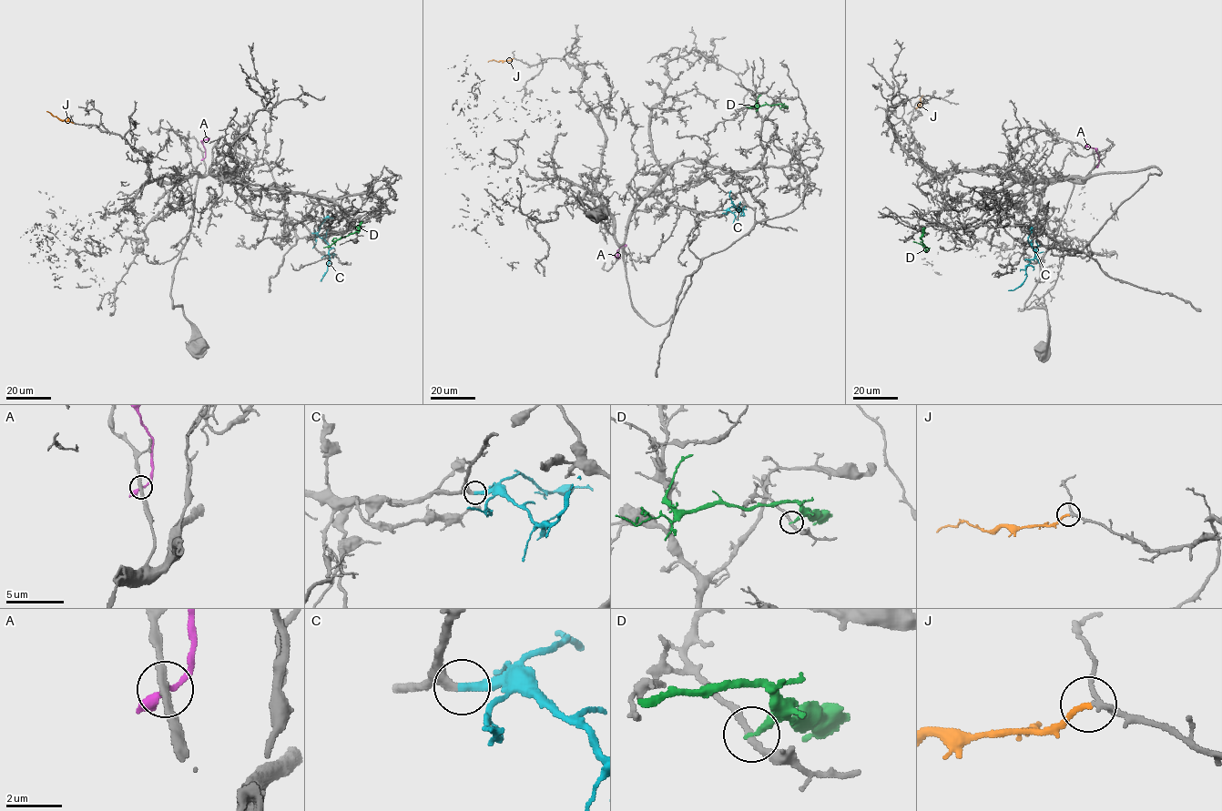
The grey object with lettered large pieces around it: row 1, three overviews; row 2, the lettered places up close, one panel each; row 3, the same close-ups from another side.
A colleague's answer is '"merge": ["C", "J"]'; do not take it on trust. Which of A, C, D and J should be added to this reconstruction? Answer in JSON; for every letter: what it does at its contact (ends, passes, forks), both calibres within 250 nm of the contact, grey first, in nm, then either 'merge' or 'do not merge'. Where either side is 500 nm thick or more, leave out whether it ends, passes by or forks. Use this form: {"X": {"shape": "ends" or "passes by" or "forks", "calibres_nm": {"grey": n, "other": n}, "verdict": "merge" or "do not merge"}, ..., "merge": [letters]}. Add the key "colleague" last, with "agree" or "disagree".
{"A": {"shape": "ends", "calibres_nm": {"grey": 280, "other": 400}, "verdict": "do not merge"}, "C": {"shape": "ends", "calibres_nm": {"grey": 320, "other": 360}, "verdict": "merge"}, "D": {"shape": "ends", "calibres_nm": {"grey": 240, "other": 240}, "verdict": "do not merge"}, "J": {"shape": "ends", "calibres_nm": {"grey": 190, "other": 190}, "verdict": "merge"}, "merge": ["C", "J"], "colleague": "agree"}

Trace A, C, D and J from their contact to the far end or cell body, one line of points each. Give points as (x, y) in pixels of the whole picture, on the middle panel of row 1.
A: (616, 257), (619, 258), (617, 250), (626, 245)
C: (724, 210), (730, 210), (735, 216), (741, 213), (729, 196), (731, 190)
D: (779, 107), (781, 105), (746, 106)
J: (514, 58), (488, 62)

